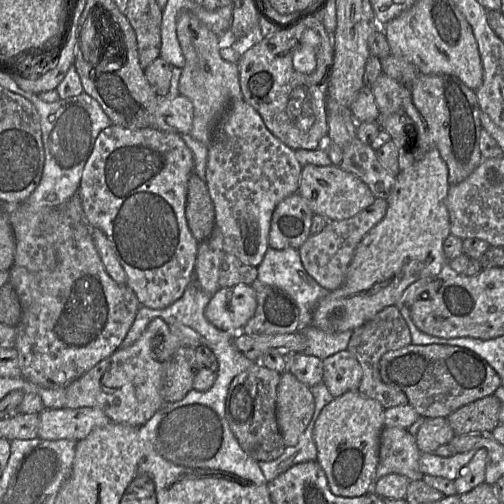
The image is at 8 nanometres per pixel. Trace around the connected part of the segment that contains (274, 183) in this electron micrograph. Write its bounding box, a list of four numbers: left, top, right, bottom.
[205,98,302,267]

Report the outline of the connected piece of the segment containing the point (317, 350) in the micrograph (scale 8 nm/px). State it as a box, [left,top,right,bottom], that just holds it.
[301,326,353,360]

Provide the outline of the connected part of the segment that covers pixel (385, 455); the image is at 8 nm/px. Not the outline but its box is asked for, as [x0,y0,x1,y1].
[375,427,422,482]

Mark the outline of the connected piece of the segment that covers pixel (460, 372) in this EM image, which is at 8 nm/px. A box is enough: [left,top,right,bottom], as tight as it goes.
[379,344,501,418]

